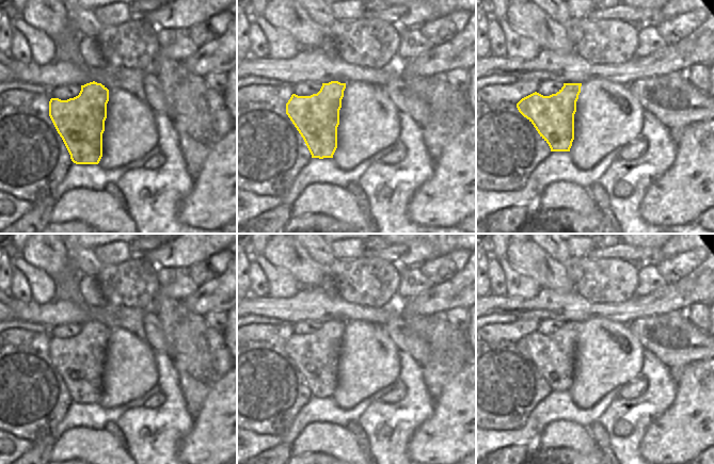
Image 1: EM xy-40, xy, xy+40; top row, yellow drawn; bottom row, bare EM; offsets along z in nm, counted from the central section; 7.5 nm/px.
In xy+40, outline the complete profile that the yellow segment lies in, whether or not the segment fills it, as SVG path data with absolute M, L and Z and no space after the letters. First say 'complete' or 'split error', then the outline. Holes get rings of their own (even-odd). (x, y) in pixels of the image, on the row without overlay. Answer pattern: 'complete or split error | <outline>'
complete | M564 322L556 333L543 335L535 331L517 342L519 351L534 364L551 390L570 390L574 379L574 353L581 325L582 322Z

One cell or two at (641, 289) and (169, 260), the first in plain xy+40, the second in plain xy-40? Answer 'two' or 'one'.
two

